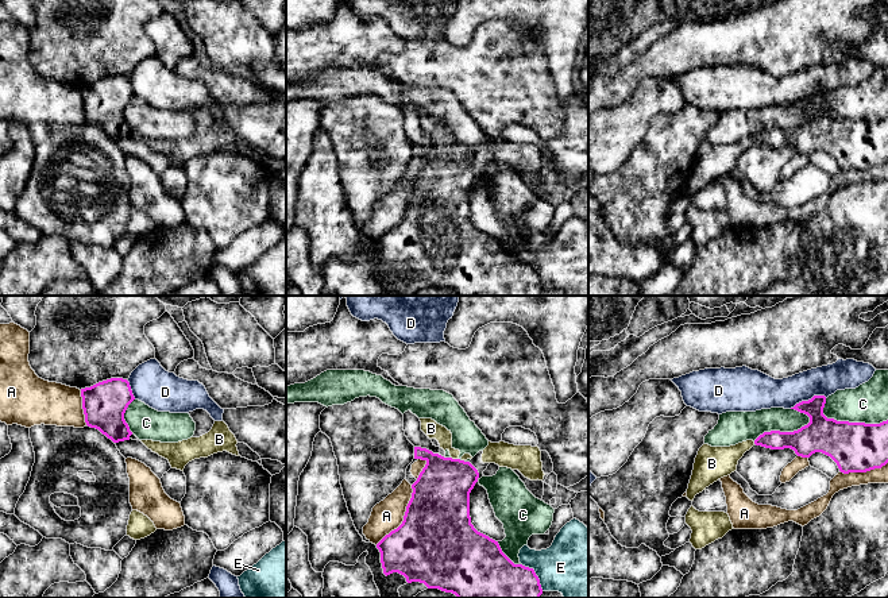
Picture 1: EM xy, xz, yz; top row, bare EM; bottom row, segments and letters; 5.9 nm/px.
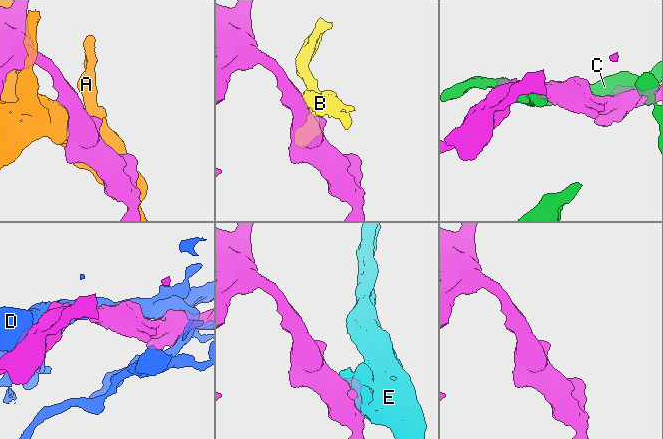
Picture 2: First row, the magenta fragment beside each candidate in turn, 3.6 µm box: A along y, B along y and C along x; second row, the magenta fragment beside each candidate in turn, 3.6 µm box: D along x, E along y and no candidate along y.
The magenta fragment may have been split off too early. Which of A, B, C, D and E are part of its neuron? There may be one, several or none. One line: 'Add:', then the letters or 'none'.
Add: B

